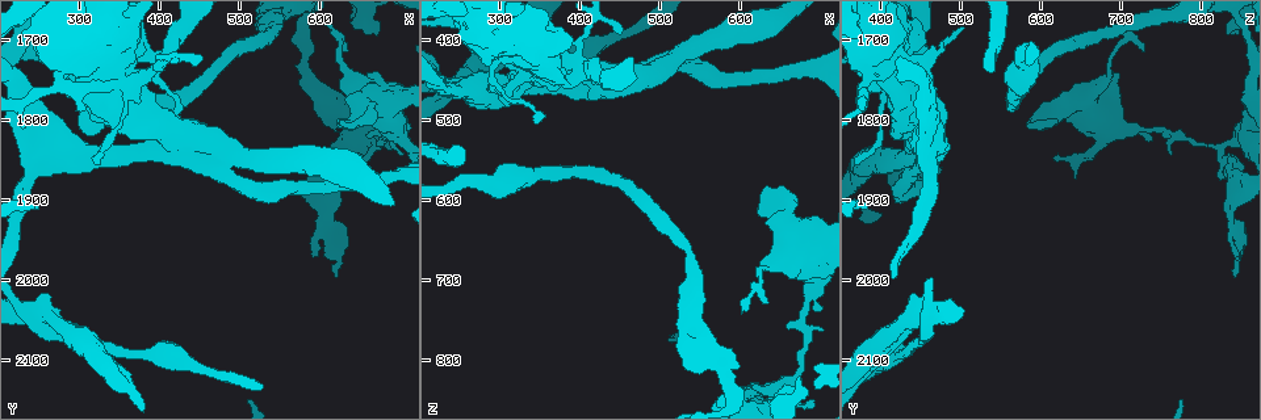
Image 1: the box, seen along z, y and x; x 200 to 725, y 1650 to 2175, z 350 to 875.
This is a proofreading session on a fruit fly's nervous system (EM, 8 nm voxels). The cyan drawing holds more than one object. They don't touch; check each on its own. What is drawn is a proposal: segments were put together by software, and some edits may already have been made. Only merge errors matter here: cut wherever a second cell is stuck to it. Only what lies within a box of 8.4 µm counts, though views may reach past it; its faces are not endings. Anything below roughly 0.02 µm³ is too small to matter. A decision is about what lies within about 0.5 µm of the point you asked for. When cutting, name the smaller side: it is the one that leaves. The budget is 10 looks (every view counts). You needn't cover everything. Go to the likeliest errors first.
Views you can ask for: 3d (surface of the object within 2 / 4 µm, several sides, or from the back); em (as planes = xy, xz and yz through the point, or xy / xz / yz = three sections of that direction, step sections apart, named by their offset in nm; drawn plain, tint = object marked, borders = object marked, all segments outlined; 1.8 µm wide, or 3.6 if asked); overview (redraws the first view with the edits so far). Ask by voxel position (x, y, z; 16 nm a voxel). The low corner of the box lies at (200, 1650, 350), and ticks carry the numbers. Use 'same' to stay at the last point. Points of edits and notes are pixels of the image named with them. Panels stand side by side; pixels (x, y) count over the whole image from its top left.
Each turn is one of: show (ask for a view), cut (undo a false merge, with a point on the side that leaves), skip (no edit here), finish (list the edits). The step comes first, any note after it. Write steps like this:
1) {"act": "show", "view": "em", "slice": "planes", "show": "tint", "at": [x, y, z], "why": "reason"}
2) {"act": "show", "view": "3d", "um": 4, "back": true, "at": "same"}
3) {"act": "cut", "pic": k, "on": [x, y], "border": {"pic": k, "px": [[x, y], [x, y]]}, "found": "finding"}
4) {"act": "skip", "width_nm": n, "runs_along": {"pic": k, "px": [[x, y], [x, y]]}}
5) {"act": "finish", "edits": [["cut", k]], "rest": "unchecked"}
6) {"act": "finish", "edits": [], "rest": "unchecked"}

{"act": "show", "view": "3d", "um": 2, "at": [250, 2055, 460], "why": "four-way junction"}

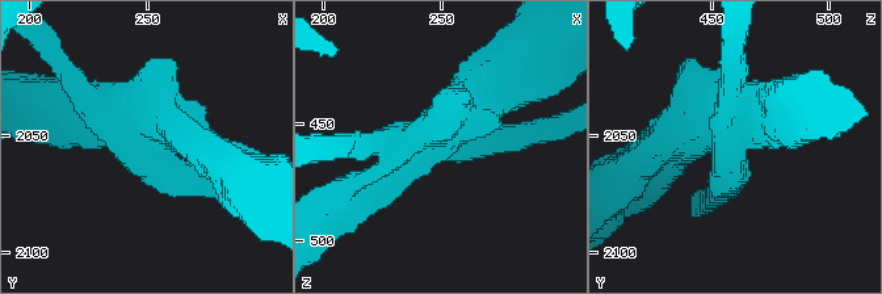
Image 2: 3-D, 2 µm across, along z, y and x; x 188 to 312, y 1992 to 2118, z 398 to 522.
{"act": "show", "view": "em", "slice": "planes", "show": "tint", "at": [249, 2051, 456], "arms": 4}

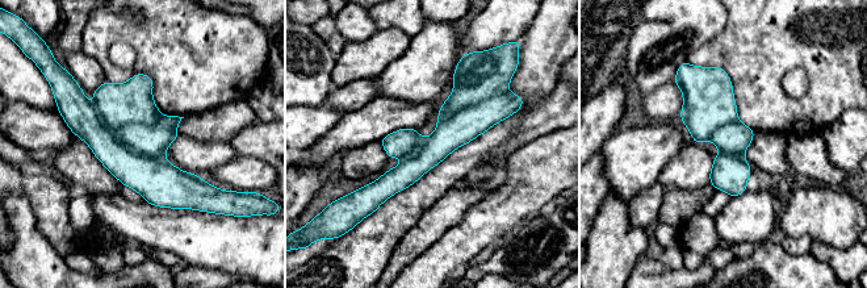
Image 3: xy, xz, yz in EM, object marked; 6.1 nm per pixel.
{"act": "cut", "pic": 3, "on": [150, 176], "border": {"pic": 3, "px": [[92, 105], [126, 146], [163, 158]]}, "found": "a second cell is stuck on"}

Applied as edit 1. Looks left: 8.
{"act": "show", "view": "overview", "why": "see it whole again"}

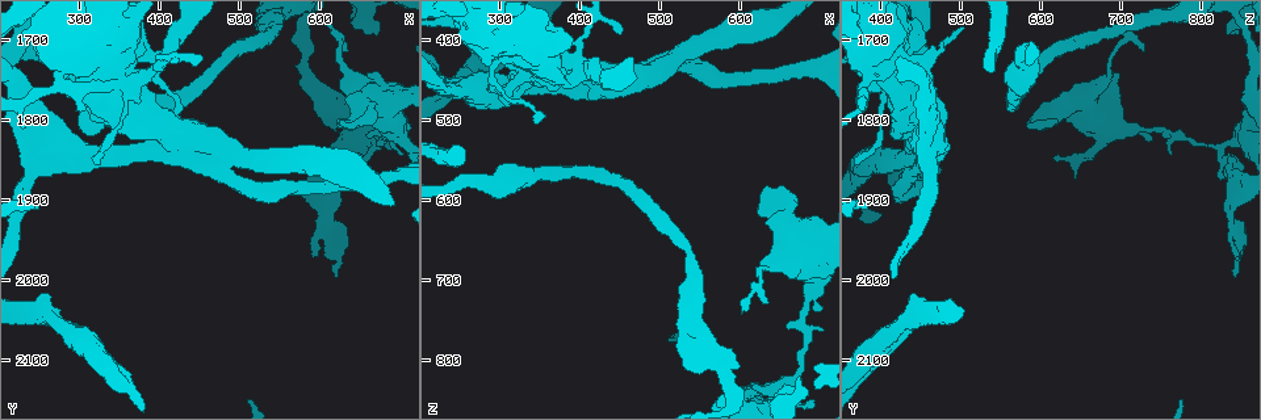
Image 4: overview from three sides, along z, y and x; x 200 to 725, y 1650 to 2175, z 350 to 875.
{"act": "show", "view": "3d", "um": 4, "back": true, "at": [670, 1835, 825], "why": "thick turns thin"}

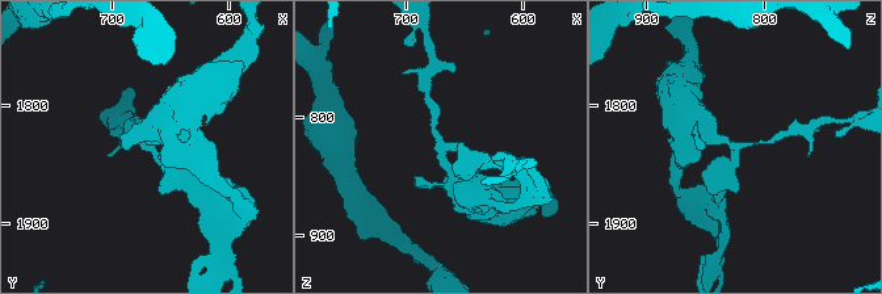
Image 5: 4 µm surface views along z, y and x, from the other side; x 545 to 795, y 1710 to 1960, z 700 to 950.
{"act": "show", "view": "em", "slice": "planes", "show": "tint", "at": [670, 1834, 828], "why": "shape alone is not enough"}

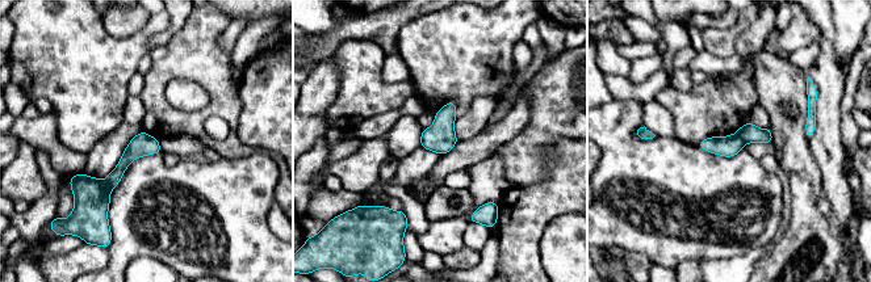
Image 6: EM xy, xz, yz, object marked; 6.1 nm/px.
{"act": "cut", "pic": 6, "on": [729, 146], "border": {"pic": 6, "px": [[736, 133], [745, 143]]}, "found": "two cells meet here"}

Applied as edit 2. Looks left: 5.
{"act": "show", "view": "overview", "why": "redraw"}

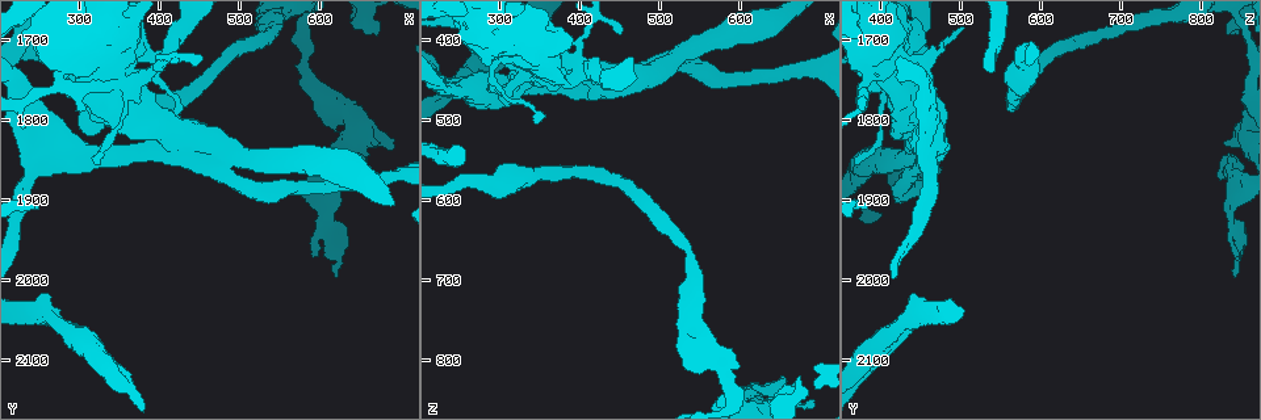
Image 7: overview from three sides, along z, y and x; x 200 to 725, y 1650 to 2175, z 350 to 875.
{"act": "show", "view": "em", "um": 3.6, "slice": "planes", "show": "tint", "at": [335, 1770, 435], "why": "narrows sharply"}

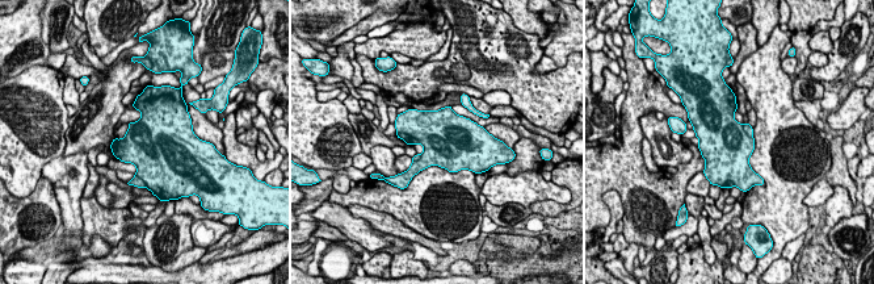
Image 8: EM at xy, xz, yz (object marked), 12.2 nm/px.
{"act": "cut", "pic": 8, "on": [137, 182], "border": {"pic": 8, "px": [[135, 174], [146, 187]]}, "found": "two cells meet here"}

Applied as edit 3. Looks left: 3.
{"act": "finish", "edits": [["cut", 3], ["cut", 6], ["cut", 8]], "rest": "unchecked"}

